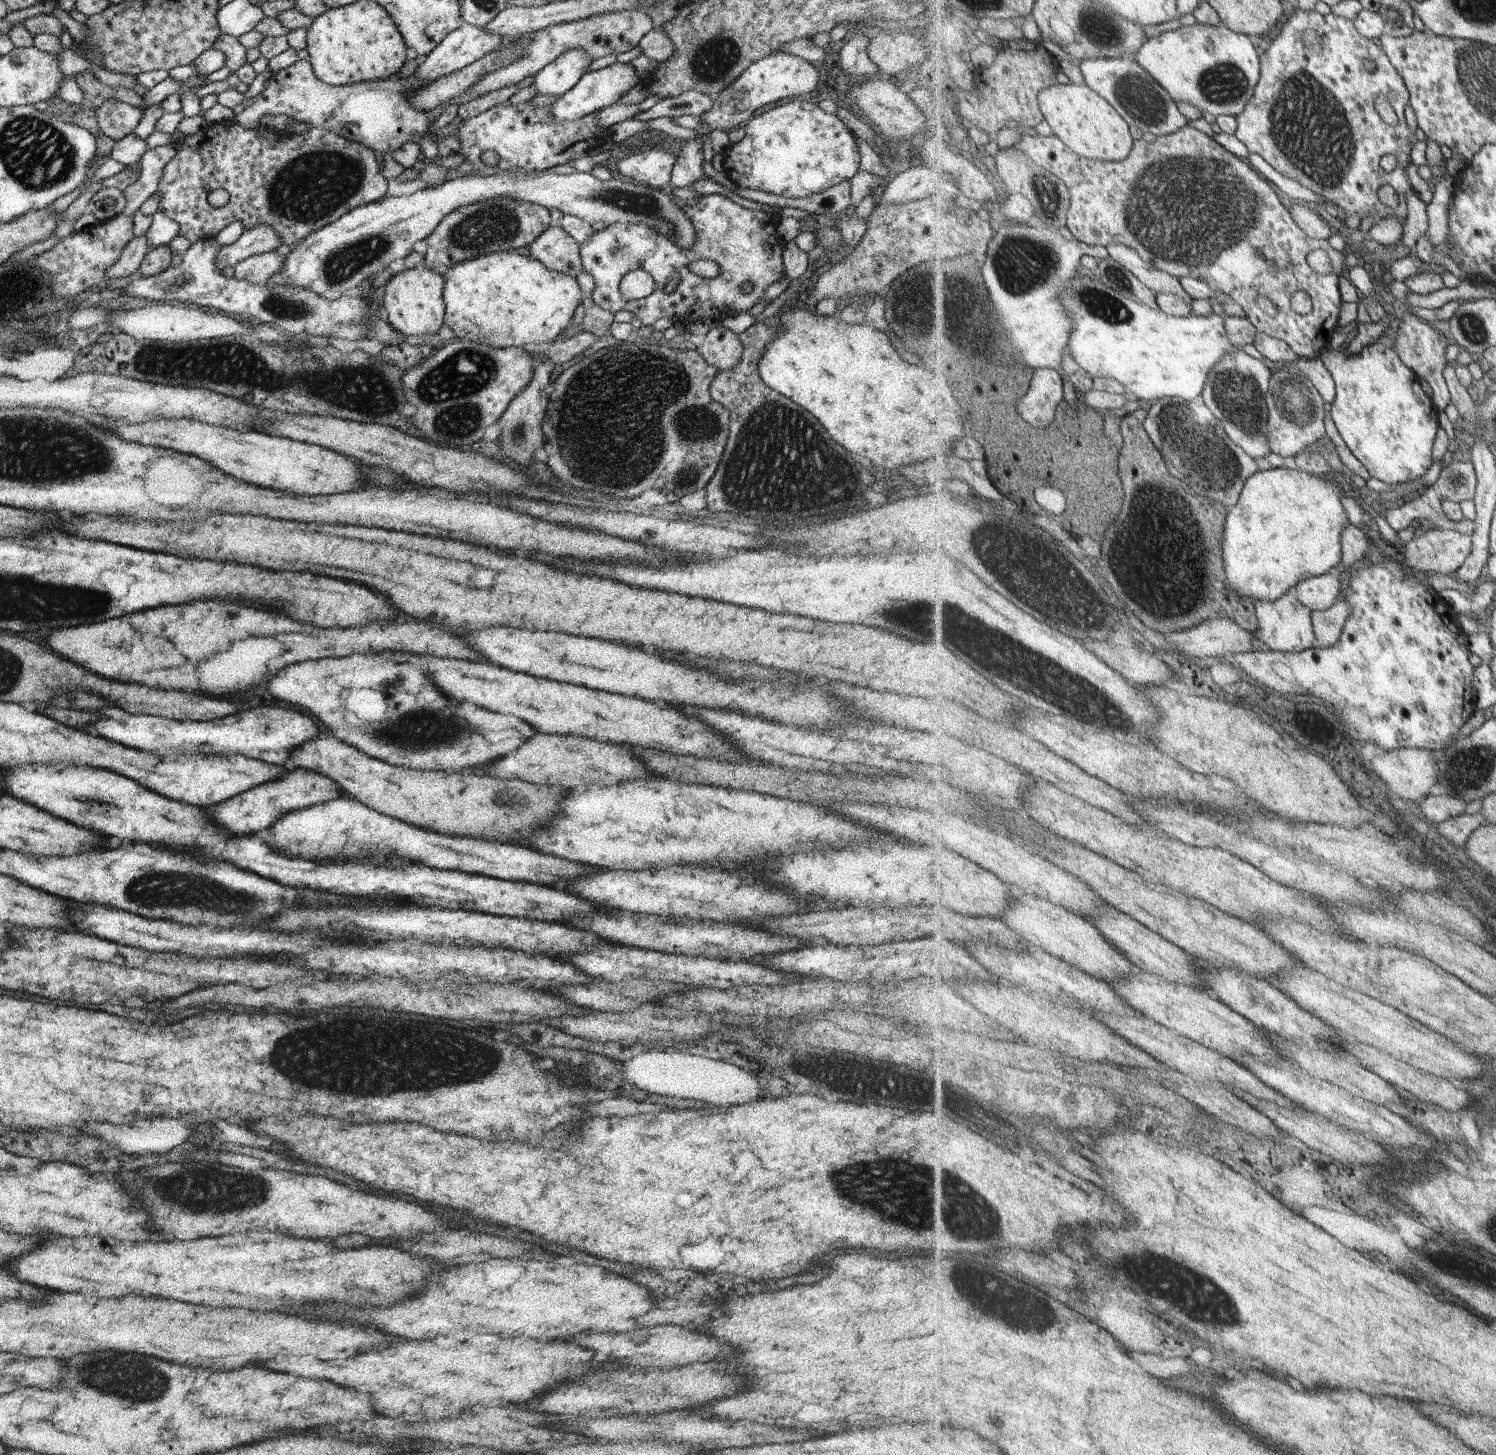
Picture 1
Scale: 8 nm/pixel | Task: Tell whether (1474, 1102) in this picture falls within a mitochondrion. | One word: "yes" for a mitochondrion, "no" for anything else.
no

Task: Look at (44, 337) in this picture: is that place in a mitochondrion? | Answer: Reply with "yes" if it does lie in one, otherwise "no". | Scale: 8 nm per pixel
no

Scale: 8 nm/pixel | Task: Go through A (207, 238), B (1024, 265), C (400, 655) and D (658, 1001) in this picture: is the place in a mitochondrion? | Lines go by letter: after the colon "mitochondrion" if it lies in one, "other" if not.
A: other
B: mitochondrion
C: other
D: other

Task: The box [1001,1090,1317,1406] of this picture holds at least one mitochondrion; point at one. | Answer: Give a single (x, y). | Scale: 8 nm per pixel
(1196, 1293)

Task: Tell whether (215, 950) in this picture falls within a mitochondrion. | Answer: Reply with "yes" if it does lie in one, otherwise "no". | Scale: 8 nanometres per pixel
no

